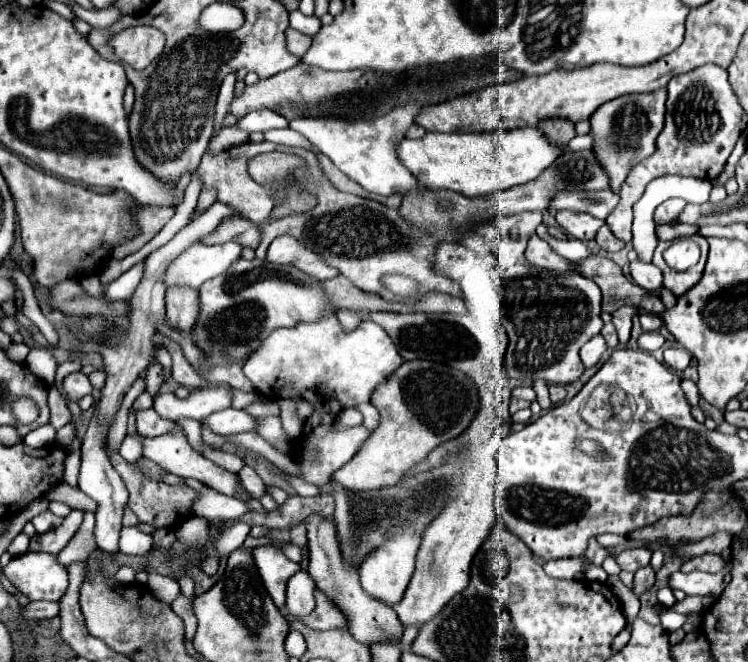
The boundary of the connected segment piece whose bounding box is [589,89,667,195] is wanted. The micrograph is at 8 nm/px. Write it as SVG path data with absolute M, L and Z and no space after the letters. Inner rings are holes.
M657 89L651 93L631 93L617 99L607 101L591 115L591 137L593 137L593 153L597 155L597 161L601 167L605 167L605 173L609 175L609 187L617 195L621 191L621 183L625 181L625 175L629 175L629 167L635 167L641 163L641 159L647 159L657 151L657 135L663 129L663 117L665 117L665 99L667 89Z

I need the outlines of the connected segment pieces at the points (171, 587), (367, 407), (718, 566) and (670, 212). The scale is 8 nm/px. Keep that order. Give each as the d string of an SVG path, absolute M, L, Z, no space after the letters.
M149 571L149 581L147 581L149 589L153 591L153 595L163 601L163 603L171 603L177 595L179 595L179 583L171 577L161 577L157 571Z
M361 403L357 409L359 409L361 415L363 415L363 425L365 425L365 429L373 431L373 429L377 427L377 423L379 423L379 413L377 413L377 409L375 409L371 403Z
M701 555L701 557L693 557L689 561L683 563L681 571L683 573L691 573L691 571L705 571L705 573L717 573L725 567L725 559L721 555Z
M669 199L665 203L661 203L657 209L655 209L655 223L657 225L665 225L673 219L677 219L677 215L683 211L687 203L683 199Z

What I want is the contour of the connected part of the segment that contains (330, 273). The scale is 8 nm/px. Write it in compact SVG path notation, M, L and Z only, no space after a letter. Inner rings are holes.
M281 235L273 239L267 249L267 261L277 265L293 265L299 271L305 271L309 277L325 281L339 275L337 269L329 267L315 251L309 251L303 243L289 235Z

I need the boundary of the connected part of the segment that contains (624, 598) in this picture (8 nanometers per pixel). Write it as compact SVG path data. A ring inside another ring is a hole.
M617 575L609 577L609 585L611 585L613 594L619 599L619 603L621 603L623 615L627 617L627 621L633 621L637 617L637 613L639 613L639 599L631 588L626 587L619 581Z

